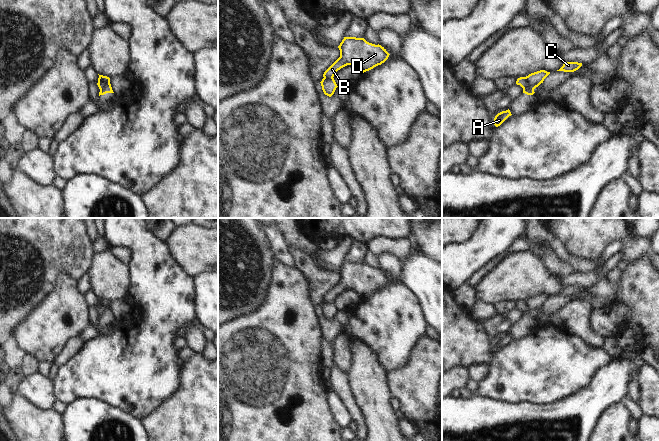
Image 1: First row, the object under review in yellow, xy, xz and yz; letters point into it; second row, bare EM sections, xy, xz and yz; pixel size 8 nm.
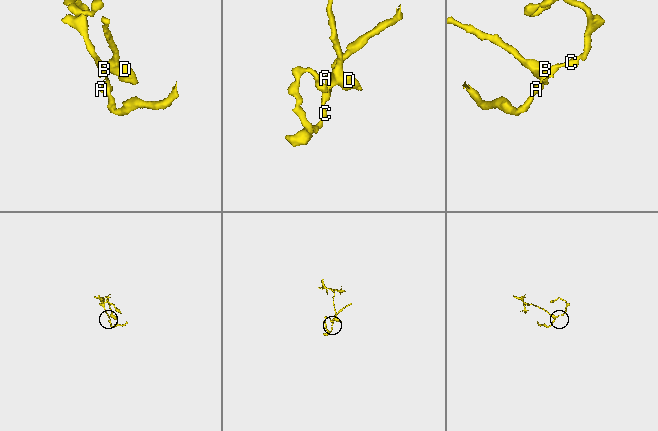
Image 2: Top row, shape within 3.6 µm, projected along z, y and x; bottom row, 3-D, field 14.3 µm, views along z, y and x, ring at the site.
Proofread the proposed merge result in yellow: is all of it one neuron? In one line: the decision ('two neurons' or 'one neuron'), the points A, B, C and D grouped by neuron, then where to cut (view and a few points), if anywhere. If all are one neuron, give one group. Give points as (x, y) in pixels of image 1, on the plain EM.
two neurons; A C / B D; cut in yz along (524, 301), (527, 310), (523, 313)

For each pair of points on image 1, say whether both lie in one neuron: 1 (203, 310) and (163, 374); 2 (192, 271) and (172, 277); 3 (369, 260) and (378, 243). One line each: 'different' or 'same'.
1: different
2: different
3: different

